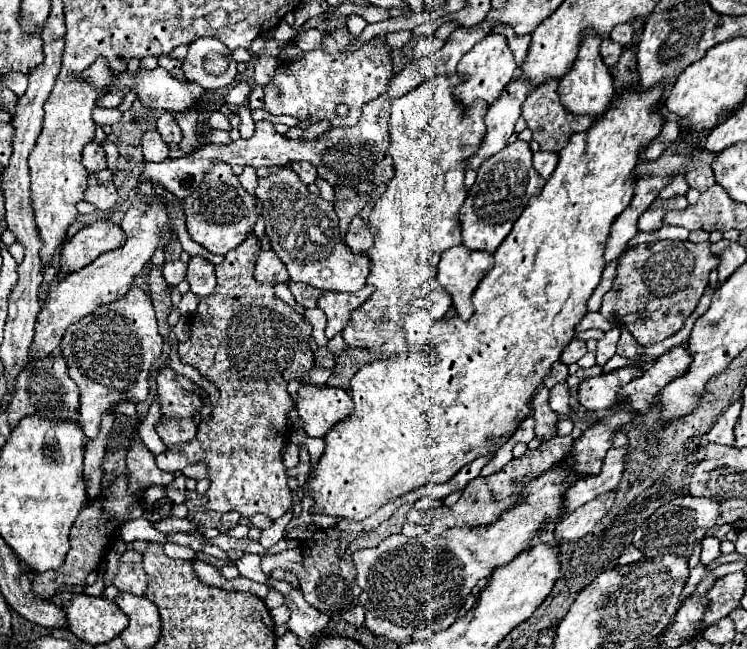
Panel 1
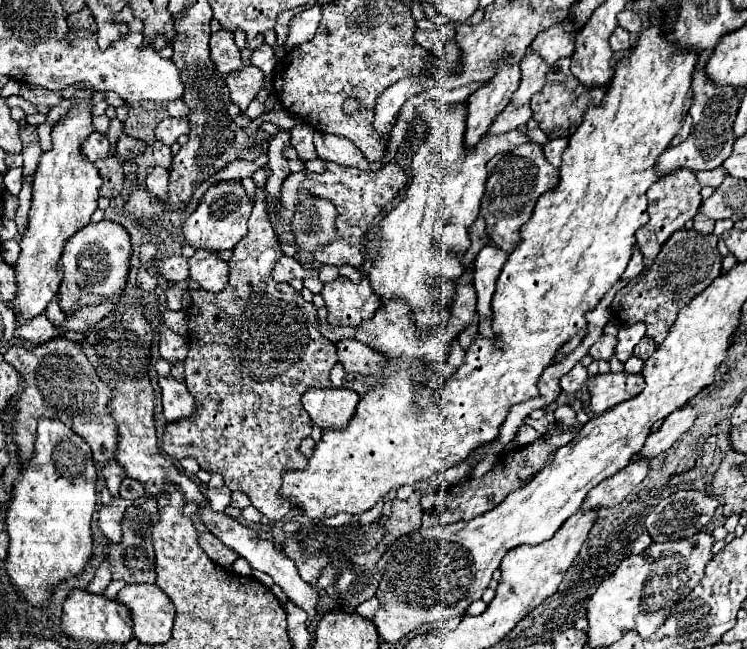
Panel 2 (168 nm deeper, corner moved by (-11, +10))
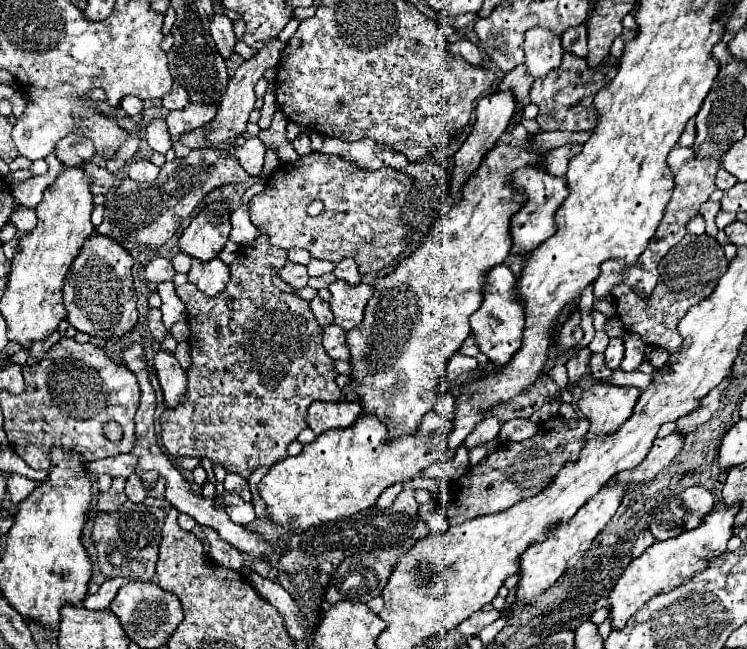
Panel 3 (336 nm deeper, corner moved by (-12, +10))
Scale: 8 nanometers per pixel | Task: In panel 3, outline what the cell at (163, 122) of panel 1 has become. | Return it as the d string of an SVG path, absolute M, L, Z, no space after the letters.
M174 83L172 91L162 97L162 105L168 111L172 111L172 109L184 109L188 105L188 93L186 93L186 89L182 89L178 83Z

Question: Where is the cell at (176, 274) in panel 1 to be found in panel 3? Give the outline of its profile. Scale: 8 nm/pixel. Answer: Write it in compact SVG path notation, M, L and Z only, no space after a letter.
M154 257L150 259L150 263L144 267L144 277L150 283L162 283L162 281L172 281L176 275L172 263L164 257Z

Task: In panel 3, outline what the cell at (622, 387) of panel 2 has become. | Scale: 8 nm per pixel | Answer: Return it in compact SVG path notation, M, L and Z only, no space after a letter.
M594 383L586 389L578 401L578 409L590 421L584 439L616 433L622 423L632 417L638 395L640 389L636 387L616 387L606 383Z

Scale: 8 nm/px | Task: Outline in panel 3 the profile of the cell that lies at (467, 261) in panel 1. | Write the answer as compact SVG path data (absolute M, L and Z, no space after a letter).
M494 267L486 275L486 285L484 285L484 303L482 307L470 317L470 327L476 339L478 349L488 355L490 363L494 367L504 367L510 363L514 353L522 347L522 333L526 325L526 315L524 307L520 305L520 299L516 295L516 277L514 273L506 267Z

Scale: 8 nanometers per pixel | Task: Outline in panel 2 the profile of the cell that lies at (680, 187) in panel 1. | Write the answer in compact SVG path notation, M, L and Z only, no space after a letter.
M719 167L719 169L713 169L713 171L697 171L697 181L701 185L709 185L709 187L719 187L721 181L725 179L725 169Z

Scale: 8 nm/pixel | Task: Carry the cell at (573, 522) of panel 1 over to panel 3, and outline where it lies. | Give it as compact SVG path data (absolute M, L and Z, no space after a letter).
M674 431L664 439L656 439L648 457L634 467L632 471L624 471L616 475L616 481L624 481L624 483L638 483L638 481L648 481L654 479L664 467L668 467L672 463L672 459L680 453L680 449L684 447L684 435Z

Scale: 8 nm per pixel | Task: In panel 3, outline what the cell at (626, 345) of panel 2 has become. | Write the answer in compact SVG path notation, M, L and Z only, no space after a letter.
M626 333L624 345L626 345L626 355L622 361L622 369L624 371L636 371L638 365L644 361L646 345L640 341L640 337L636 333Z

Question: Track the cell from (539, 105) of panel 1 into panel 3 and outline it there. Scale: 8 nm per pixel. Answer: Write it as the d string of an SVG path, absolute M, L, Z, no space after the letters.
M566 51L562 65L552 69L542 79L536 79L530 89L530 101L540 107L536 121L540 123L542 131L592 131L598 121L598 111L594 107L594 95L612 79L616 77L616 65L598 65L588 67L586 59L576 57L574 53Z

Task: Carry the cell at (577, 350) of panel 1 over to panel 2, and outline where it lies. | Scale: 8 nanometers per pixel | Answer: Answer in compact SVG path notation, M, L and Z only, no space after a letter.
M601 335L597 341L595 341L595 345L589 349L589 355L593 357L593 359L609 359L611 355L613 355L613 351L615 351L615 345L617 345L617 339L613 337L613 335Z

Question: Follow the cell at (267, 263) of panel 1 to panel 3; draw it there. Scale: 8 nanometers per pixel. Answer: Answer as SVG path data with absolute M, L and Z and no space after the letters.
M286 263L282 269L280 269L280 277L292 285L294 289L300 289L300 287L306 287L308 283L308 273L306 273L306 267L304 265L296 265L296 263Z

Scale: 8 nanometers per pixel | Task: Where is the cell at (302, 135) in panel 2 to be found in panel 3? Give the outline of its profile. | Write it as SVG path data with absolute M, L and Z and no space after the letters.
M300 133L294 141L292 141L292 145L294 145L294 149L296 149L296 153L298 155L308 155L312 149L310 149L310 137L306 135L306 133Z

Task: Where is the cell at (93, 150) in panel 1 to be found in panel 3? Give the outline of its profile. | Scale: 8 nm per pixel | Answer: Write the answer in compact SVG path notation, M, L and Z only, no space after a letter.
M72 133L56 145L56 157L66 167L84 165L92 155L96 155L92 141L88 141L88 137L80 137L80 133Z

